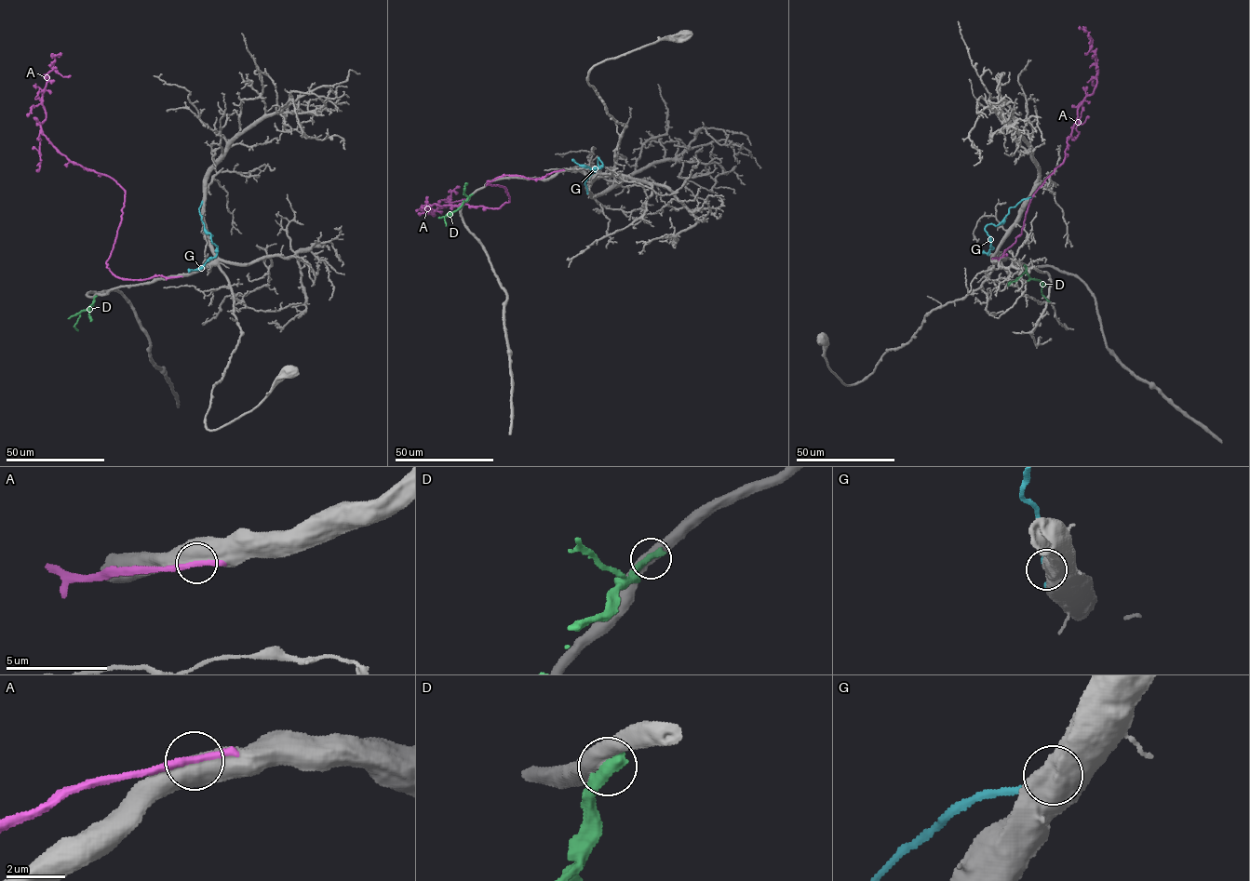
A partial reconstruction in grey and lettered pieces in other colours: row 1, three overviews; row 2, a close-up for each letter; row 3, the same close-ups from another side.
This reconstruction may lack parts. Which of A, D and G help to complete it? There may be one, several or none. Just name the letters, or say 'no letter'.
no letter

